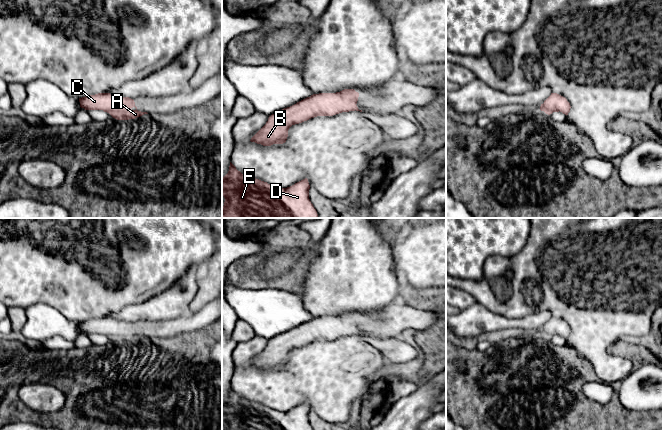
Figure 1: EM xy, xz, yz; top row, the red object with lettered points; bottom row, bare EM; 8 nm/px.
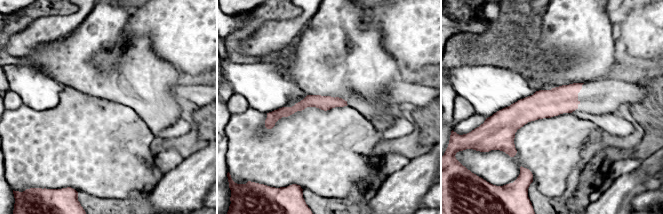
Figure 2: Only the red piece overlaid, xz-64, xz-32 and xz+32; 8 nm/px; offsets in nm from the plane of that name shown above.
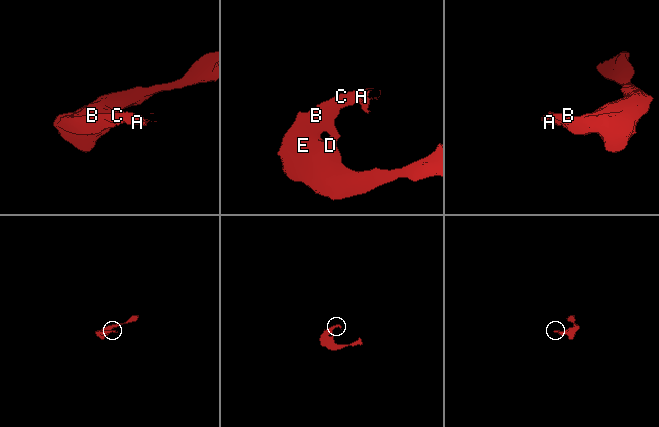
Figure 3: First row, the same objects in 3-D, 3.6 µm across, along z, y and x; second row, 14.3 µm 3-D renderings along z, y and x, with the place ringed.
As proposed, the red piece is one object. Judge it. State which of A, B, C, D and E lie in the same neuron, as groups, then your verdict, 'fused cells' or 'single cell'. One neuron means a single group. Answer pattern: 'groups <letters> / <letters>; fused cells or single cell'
groups A B C D E; single cell

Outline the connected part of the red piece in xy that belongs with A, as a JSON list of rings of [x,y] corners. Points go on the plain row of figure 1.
[[[98,317],[79,322],[80,331],[85,334],[103,334],[117,344],[129,344],[147,336],[137,334],[135,326],[129,321],[115,320],[110,317]]]

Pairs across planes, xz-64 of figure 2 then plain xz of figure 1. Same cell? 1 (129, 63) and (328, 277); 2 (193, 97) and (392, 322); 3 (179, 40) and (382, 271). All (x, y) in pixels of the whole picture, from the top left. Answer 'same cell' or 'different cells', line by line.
1: same cell
2: same cell
3: different cells

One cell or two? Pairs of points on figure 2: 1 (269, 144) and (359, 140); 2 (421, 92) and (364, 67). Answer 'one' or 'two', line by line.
1: one
2: two

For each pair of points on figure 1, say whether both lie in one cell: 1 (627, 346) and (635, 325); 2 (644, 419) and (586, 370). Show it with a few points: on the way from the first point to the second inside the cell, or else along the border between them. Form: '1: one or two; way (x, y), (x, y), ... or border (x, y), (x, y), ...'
1: two; border (630, 338), (620, 338), (608, 347)
2: one; way (621, 419), (600, 419), (578, 397), (578, 393)

